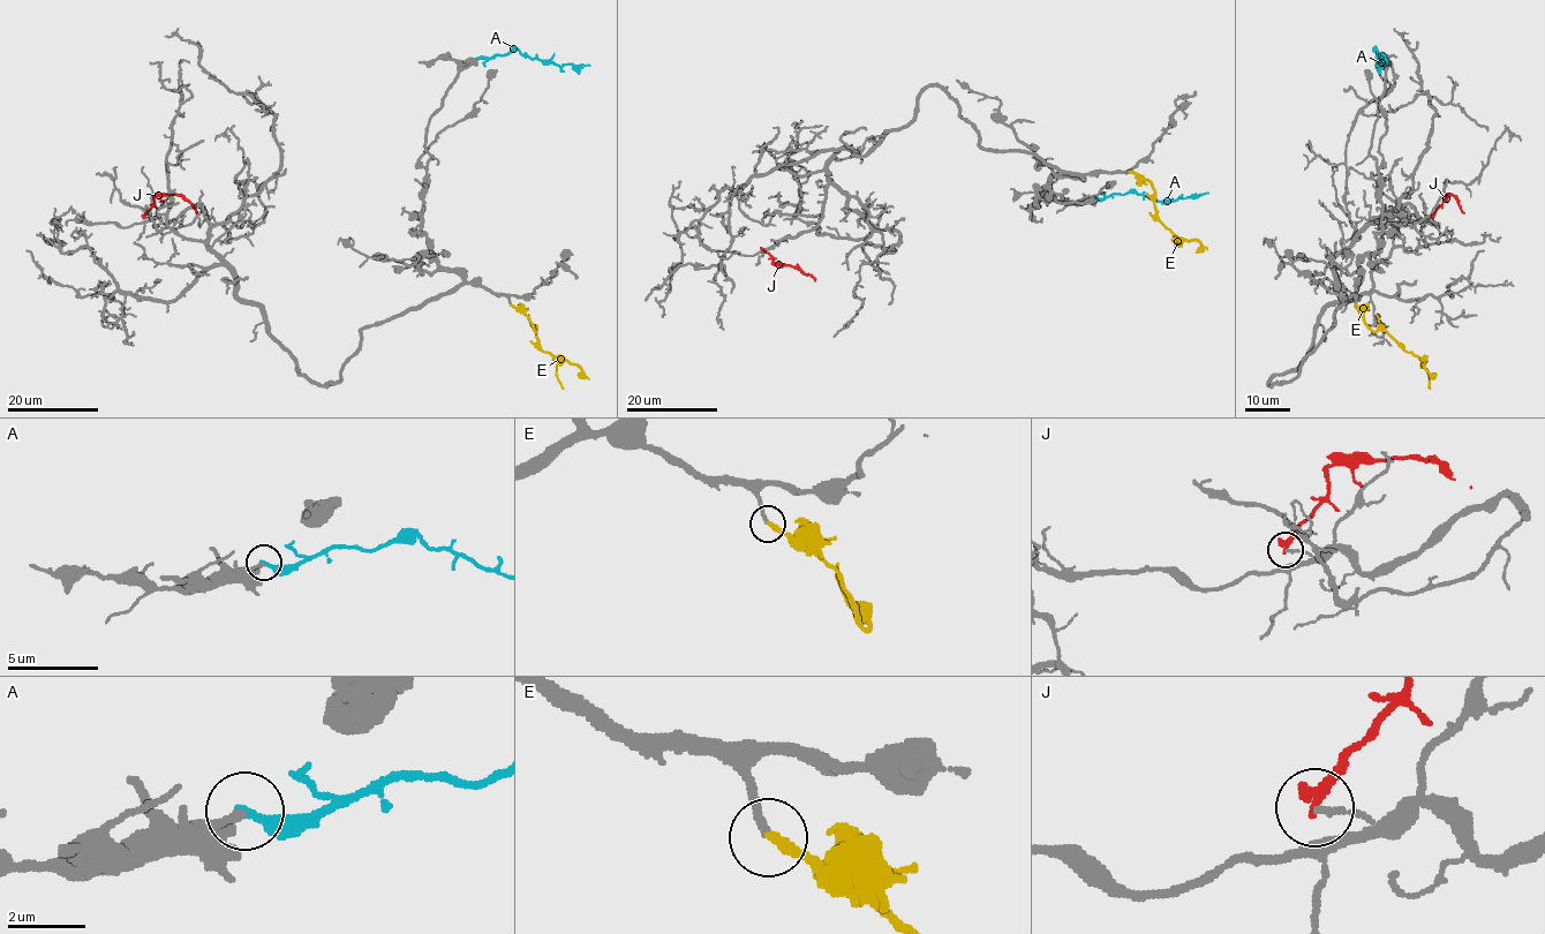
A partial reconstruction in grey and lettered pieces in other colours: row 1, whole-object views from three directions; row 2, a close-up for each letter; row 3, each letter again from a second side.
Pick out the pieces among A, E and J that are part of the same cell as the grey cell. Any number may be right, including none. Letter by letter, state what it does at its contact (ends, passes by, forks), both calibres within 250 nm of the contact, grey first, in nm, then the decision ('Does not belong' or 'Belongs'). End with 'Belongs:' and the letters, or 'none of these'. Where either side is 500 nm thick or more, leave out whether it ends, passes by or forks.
A: It ends there. Thickness 340 nm (grey) against 340 nm. Does not belong
E: It ends there. Thickness 220 nm (grey) against 260 nm. Belongs
J: It ends there. Thickness 110 nm (grey) against 280 nm. Does not belong
Belongs: E

